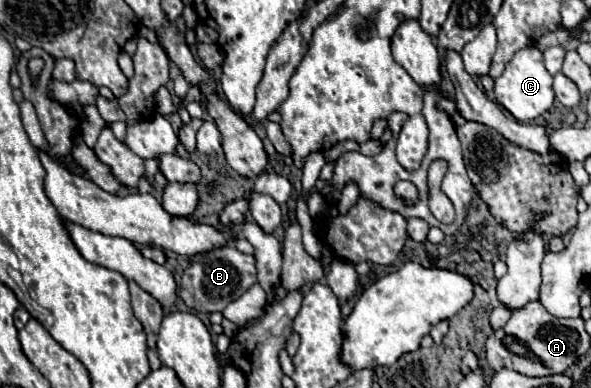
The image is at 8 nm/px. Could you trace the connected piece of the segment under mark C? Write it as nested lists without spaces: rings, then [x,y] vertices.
[[[529,46],[513,56],[513,60],[505,66],[503,74],[495,80],[495,98],[519,122],[531,122],[551,108],[551,104],[555,100],[553,76],[545,70],[541,50],[537,50],[535,46]]]

